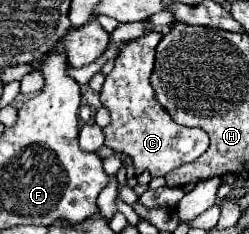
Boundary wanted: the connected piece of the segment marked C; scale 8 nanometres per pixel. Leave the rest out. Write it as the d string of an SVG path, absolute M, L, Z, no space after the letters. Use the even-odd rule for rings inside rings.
M151 30L141 38L123 42L115 58L115 68L105 78L101 90L101 104L111 112L111 122L103 128L105 144L117 152L131 156L137 176L145 170L149 170L151 176L165 176L177 166L197 160L209 148L209 136L205 134L205 130L175 124L155 98L149 76L155 62L155 46L159 44L161 36L161 32Z

